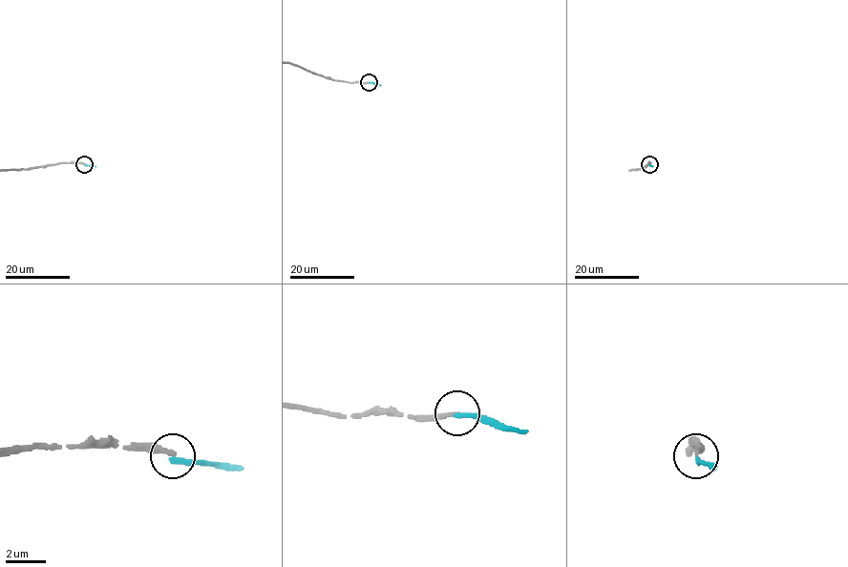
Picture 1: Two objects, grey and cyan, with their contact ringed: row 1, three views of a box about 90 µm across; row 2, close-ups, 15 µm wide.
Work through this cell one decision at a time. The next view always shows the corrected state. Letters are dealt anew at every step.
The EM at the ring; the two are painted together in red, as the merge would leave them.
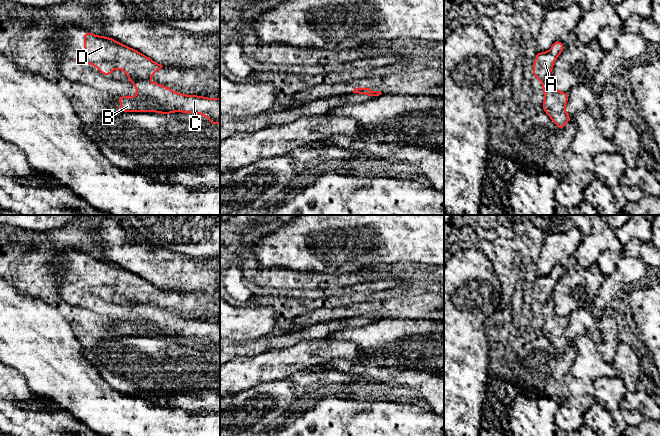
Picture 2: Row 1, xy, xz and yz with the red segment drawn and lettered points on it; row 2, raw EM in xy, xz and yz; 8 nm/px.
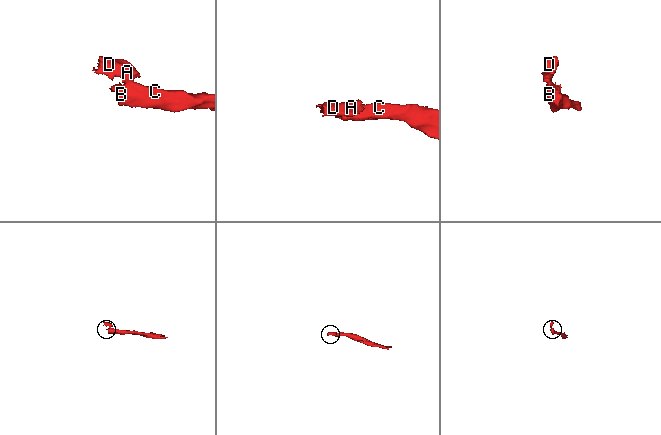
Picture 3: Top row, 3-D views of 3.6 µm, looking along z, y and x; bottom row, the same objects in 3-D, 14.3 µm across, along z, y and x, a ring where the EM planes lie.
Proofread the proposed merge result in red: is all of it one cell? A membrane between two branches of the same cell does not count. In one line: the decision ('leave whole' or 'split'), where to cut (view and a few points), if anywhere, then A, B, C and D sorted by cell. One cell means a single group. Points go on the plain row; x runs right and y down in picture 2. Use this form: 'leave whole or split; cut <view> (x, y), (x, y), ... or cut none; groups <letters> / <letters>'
split; cut xy (147, 304), (136, 304), (133, 307); groups A D / B C

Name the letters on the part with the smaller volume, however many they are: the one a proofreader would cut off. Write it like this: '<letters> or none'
A, D

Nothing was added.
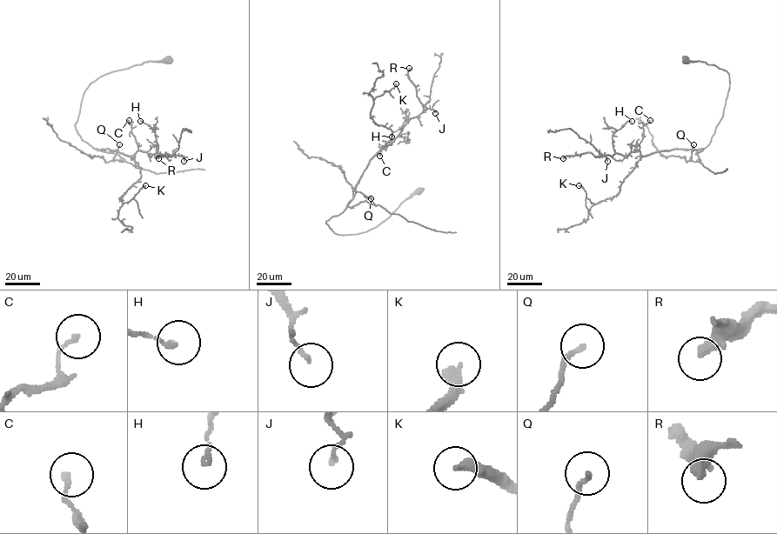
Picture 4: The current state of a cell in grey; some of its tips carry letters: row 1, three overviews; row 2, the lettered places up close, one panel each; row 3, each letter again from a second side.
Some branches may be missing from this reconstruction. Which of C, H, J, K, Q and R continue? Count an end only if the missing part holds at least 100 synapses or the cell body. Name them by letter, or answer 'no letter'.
R

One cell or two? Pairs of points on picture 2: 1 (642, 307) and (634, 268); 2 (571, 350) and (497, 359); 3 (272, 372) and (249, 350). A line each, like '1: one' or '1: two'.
1: two
2: one
3: two

